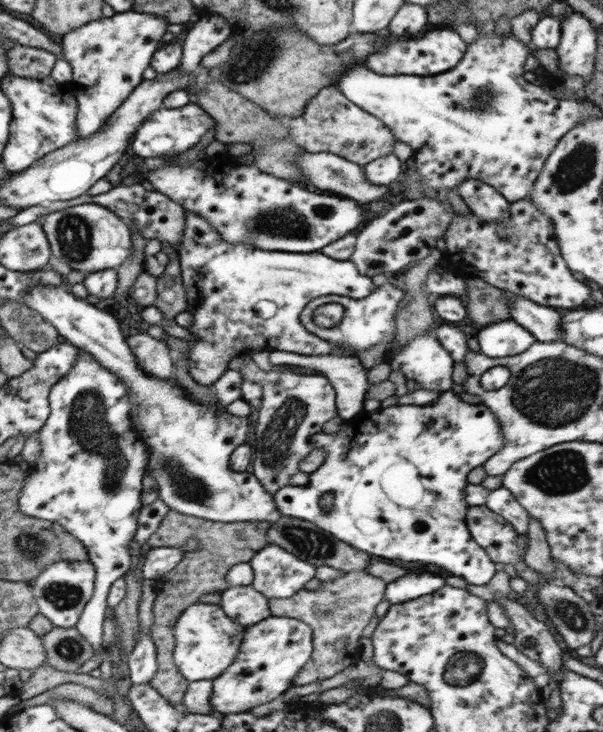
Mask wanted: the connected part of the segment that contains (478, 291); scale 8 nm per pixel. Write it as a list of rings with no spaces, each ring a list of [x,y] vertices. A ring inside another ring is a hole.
[[[465,278],[468,300],[467,316],[481,325],[510,319],[509,300],[503,290],[488,284],[482,278]]]

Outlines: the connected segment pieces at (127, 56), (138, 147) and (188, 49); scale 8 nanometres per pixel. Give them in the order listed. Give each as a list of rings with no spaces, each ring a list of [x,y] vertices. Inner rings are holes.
[[[129,11],[116,13],[110,18],[103,17],[93,23],[85,24],[84,27],[78,27],[77,31],[72,31],[59,40],[63,47],[62,50],[64,50],[63,59],[69,62],[73,68],[73,80],[69,87],[78,102],[76,124],[79,138],[77,139],[88,139],[105,128],[118,108],[129,98],[129,95],[136,90],[140,83],[144,82],[144,72],[153,60],[154,52],[160,44],[160,38],[166,34],[166,26],[168,26],[168,22],[164,17]]]
[[[192,102],[186,104],[182,109],[161,108],[138,127],[132,138],[132,150],[143,159],[176,154],[176,152],[185,153],[188,149],[195,147],[206,132],[216,131],[216,128],[217,125],[209,114],[200,105]]]
[[[214,15],[200,18],[187,27],[186,32],[188,35],[183,41],[185,51],[176,69],[195,74],[204,56],[222,45],[232,34],[232,28],[222,16]]]

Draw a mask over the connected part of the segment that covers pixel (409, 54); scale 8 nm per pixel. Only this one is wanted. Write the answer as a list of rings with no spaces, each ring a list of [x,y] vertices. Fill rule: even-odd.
[[[451,26],[428,28],[422,34],[410,39],[400,39],[392,42],[390,48],[384,46],[382,51],[366,57],[365,64],[377,73],[414,74],[414,76],[432,76],[454,68],[467,50],[466,42]]]

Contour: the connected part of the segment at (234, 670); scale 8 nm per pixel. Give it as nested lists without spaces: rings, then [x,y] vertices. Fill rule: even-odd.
[[[270,615],[246,626],[234,662],[213,680],[213,707],[224,715],[243,713],[278,698],[293,685],[293,678],[309,661],[312,651],[312,627],[301,620]]]

